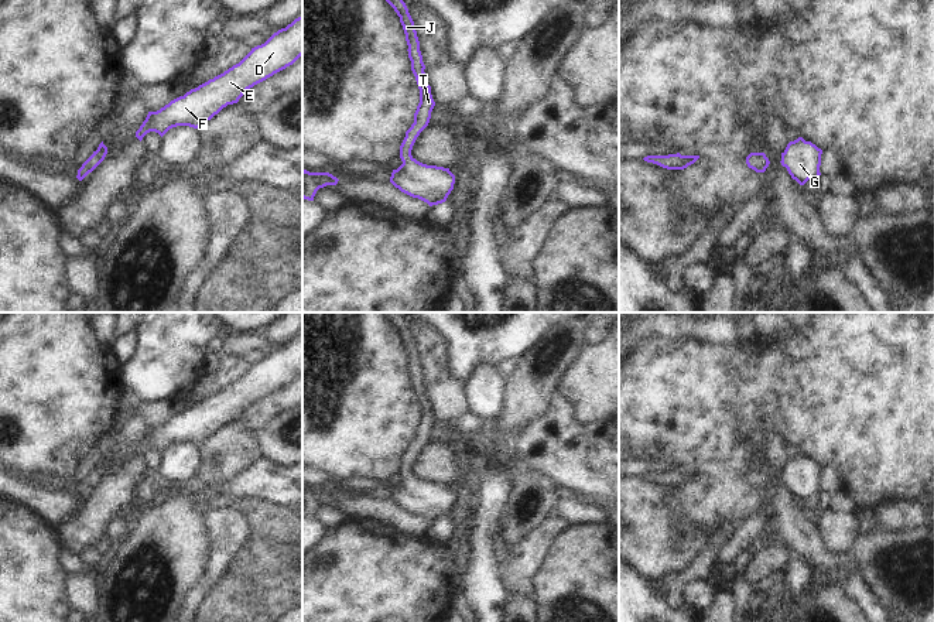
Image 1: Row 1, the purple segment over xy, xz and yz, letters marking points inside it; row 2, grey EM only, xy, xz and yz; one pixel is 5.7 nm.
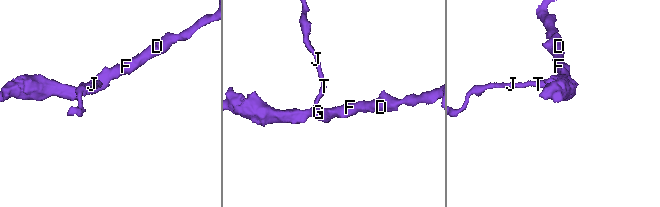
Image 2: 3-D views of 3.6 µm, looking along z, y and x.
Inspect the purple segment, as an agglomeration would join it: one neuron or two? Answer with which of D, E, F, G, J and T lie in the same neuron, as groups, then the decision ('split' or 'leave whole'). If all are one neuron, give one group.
groups D E F G J T; leave whole

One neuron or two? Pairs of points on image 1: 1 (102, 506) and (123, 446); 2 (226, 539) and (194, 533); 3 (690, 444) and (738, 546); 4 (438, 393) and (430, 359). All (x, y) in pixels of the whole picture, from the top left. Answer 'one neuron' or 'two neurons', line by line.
1: one neuron
2: two neurons
3: two neurons
4: one neuron

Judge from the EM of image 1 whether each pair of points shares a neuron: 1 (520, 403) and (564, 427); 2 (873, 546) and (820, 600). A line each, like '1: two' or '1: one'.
1: two
2: two

